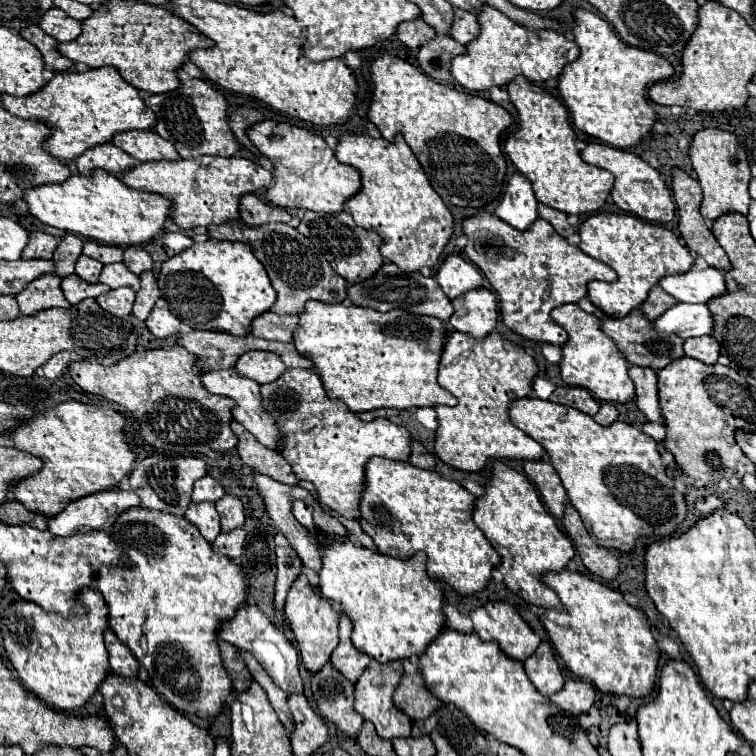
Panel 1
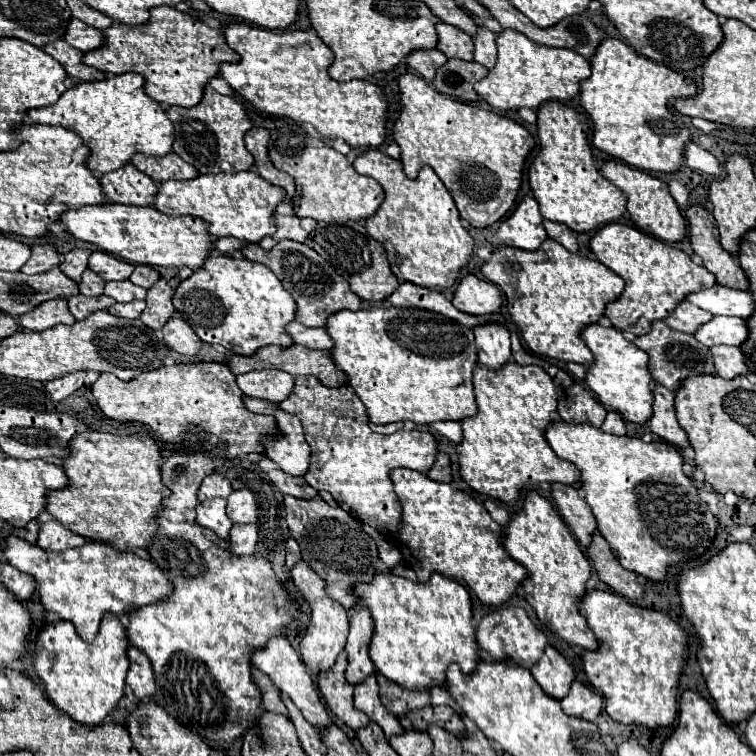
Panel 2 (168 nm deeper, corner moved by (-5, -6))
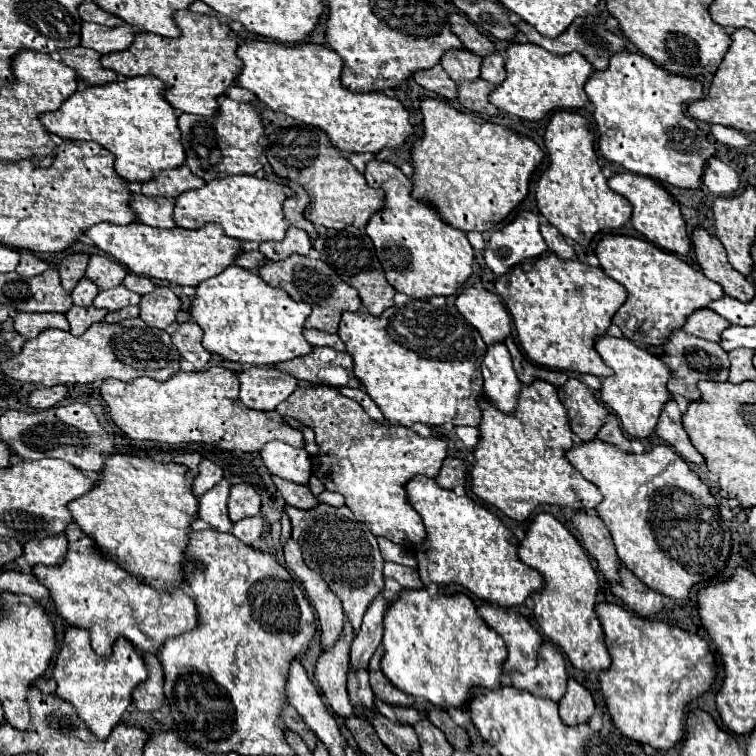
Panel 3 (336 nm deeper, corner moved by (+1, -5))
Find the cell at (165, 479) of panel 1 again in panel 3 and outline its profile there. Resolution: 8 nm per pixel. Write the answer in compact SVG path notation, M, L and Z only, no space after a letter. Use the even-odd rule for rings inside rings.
M188 452L188 454L180 454L180 456L174 458L174 462L180 462L184 466L188 466L188 476L196 474L196 466L198 466L200 460L202 460L202 456L198 452Z

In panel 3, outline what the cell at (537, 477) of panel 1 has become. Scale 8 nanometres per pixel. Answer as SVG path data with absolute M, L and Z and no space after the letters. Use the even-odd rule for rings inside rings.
M578 510L572 514L572 524L580 532L582 546L592 556L592 560L596 562L602 576L608 582L618 580L620 560L616 556L616 550L612 548L612 538L610 538L610 532L604 526L604 522L596 514L592 516L590 512Z

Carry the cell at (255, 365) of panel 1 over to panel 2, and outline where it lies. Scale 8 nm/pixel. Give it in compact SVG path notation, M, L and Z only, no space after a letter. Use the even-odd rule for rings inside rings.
M250 371L238 375L236 381L246 397L272 401L276 405L284 401L294 389L294 377L284 371Z

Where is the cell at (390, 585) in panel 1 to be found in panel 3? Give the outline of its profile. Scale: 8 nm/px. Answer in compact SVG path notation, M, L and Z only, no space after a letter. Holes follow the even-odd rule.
M426 588L402 590L384 612L384 636L382 636L382 672L384 676L408 696L422 696L440 708L462 708L468 700L472 686L498 688L502 674L502 660L506 656L504 642L500 636L484 624L478 616L472 600L466 594L436 594L430 596Z

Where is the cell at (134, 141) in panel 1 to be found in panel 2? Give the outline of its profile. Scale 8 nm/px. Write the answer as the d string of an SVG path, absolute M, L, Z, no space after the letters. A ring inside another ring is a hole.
M170 153L166 157L146 157L146 155L136 155L132 159L132 165L146 173L150 179L154 179L156 183L162 183L162 181L168 181L168 179L194 179L198 177L198 171L182 161L176 153Z

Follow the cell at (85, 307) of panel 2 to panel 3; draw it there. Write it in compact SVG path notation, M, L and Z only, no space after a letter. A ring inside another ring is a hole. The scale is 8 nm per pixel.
M72 306L68 312L66 312L66 318L70 322L70 332L74 336L80 336L90 324L94 322L102 322L106 316L106 310L104 308L96 308L96 306Z

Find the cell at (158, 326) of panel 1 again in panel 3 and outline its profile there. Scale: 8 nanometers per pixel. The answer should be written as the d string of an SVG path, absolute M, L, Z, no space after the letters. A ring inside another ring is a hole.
M194 322L178 324L178 328L174 328L170 336L172 336L172 344L178 348L182 358L190 360L196 370L206 368L210 360L210 352L200 344L200 326L198 324Z

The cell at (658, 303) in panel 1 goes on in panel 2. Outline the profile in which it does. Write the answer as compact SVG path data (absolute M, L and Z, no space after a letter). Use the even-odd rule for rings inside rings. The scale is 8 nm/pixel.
M682 301L676 311L672 315L668 315L668 319L664 319L666 325L670 325L672 329L676 331L682 331L682 333L696 333L698 331L698 325L704 325L706 321L710 321L714 315L688 303L688 301Z

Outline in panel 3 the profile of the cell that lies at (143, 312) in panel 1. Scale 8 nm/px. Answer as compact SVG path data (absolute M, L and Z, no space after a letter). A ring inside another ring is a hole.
M156 286L154 292L144 294L140 300L140 318L152 328L168 328L180 310L178 296L168 286Z

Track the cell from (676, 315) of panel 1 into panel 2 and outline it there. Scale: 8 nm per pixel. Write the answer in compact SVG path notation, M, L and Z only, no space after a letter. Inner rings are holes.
M716 315L712 321L702 325L694 337L702 341L706 347L714 345L742 345L748 337L748 325L738 317L720 317Z

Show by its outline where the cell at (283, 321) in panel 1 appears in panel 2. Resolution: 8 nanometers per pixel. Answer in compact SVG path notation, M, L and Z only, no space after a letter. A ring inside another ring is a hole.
M292 321L286 329L292 335L294 343L298 345L304 345L310 349L332 349L334 347L334 341L330 341L326 329L310 329L298 321Z

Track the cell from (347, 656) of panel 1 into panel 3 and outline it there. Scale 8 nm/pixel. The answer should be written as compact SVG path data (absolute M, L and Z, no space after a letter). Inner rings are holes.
M376 596L372 600L372 604L368 606L364 618L362 618L362 626L354 636L352 642L352 652L350 652L350 668L352 670L362 670L368 666L370 656L374 654L374 650L380 644L380 636L382 636L382 616L384 616L384 608L388 606L388 602L382 596Z

